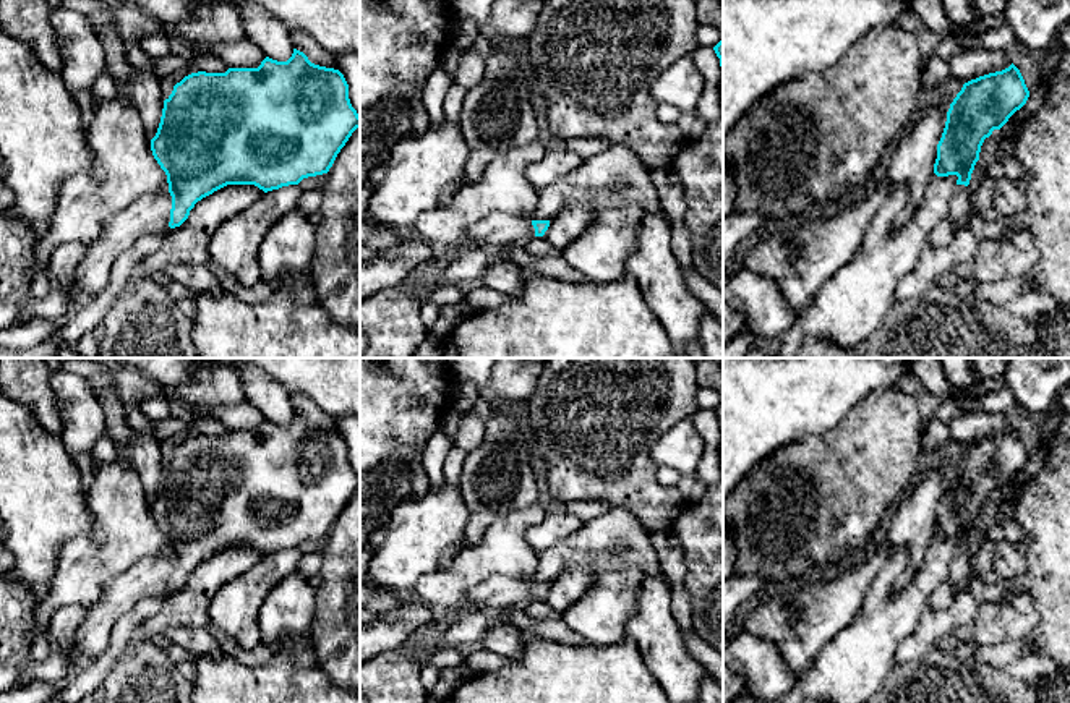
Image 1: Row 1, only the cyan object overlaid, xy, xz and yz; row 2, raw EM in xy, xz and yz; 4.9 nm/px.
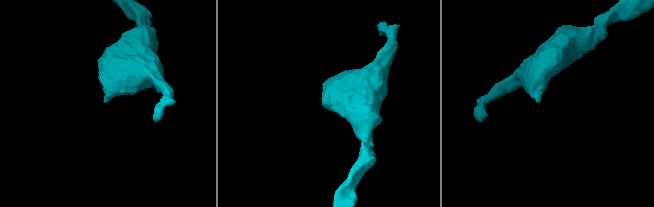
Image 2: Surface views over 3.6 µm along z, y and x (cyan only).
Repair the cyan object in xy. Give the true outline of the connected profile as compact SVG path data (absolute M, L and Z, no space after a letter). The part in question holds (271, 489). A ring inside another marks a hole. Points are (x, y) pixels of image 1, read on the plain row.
M297 411L287 424L266 420L258 431L229 431L225 436L198 434L185 439L164 463L160 486L151 502L152 518L165 535L169 551L154 559L139 560L109 580L99 599L89 606L71 646L63 648L52 641L52 653L76 664L81 656L96 658L107 648L112 628L123 614L148 596L180 590L198 564L227 547L255 547L268 556L327 536L357 491L360 491L360 478L350 467L344 437L339 432L311 426Z

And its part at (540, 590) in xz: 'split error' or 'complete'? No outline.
split error

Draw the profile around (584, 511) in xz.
M600 501L569 502L566 512L576 515L582 523L598 518L611 510L610 504Z

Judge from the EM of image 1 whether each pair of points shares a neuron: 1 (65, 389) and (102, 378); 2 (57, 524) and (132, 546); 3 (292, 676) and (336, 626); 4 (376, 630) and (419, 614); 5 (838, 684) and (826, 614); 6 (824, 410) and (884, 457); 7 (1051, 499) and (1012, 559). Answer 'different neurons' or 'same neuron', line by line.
1: different neurons
2: different neurons
3: different neurons
4: same neuron
5: different neurons
6: different neurons
7: different neurons

